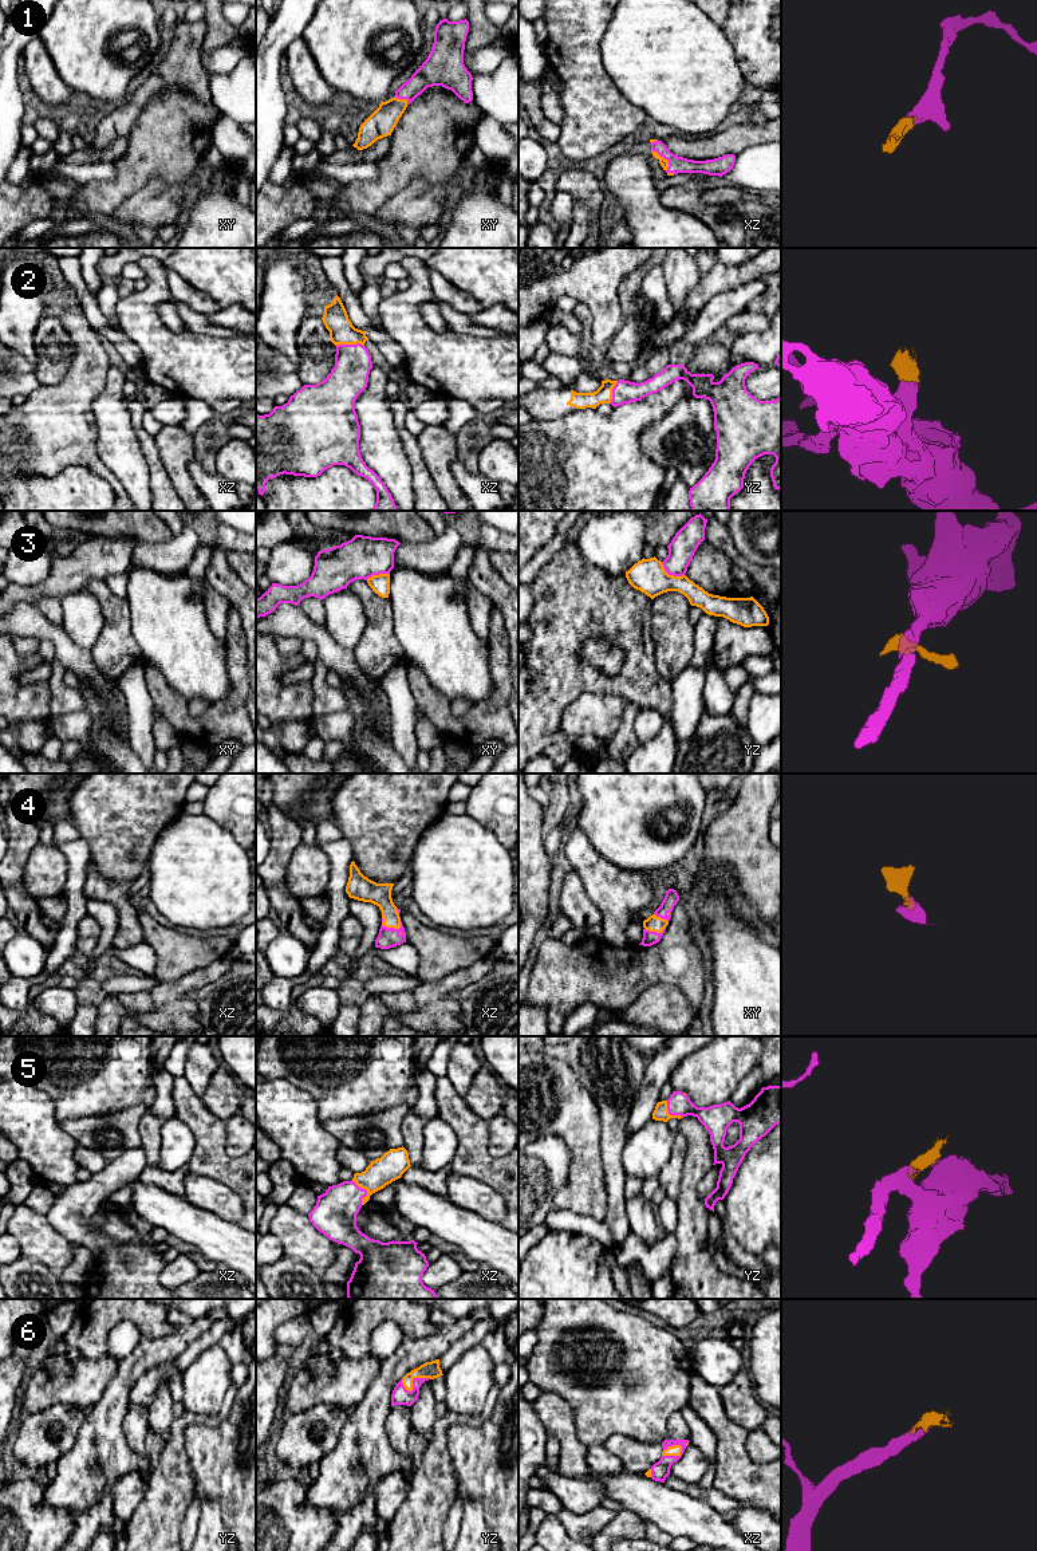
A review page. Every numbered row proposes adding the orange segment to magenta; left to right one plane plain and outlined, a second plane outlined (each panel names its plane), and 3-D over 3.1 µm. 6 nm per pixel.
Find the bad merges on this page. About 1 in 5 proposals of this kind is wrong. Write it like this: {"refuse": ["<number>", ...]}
{"refuse": ["3"]}

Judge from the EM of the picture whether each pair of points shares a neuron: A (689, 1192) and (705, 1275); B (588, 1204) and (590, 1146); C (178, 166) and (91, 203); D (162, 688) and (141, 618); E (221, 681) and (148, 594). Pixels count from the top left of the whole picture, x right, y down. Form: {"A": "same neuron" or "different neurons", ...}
{"A": "same neuron", "B": "same neuron", "C": "same neuron", "D": "different neurons", "E": "same neuron"}

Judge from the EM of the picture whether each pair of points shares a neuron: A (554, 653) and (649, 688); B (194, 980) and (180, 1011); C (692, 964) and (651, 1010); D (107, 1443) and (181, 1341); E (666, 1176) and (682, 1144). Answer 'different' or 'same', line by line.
A: same
B: same
C: different
D: same
E: same

